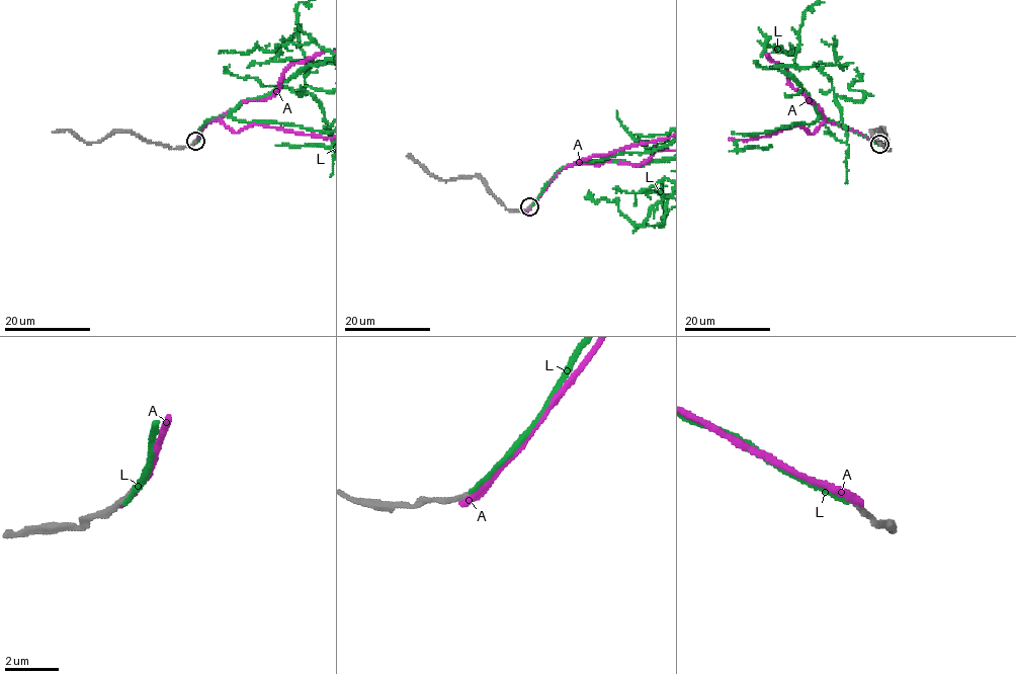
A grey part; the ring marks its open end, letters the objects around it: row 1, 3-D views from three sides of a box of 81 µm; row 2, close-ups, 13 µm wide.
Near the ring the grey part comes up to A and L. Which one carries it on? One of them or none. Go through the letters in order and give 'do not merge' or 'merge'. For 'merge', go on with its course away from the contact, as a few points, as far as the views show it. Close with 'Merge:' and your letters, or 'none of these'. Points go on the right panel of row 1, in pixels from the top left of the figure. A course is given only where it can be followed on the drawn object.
A: do not merge
L: merge
Merge: L

